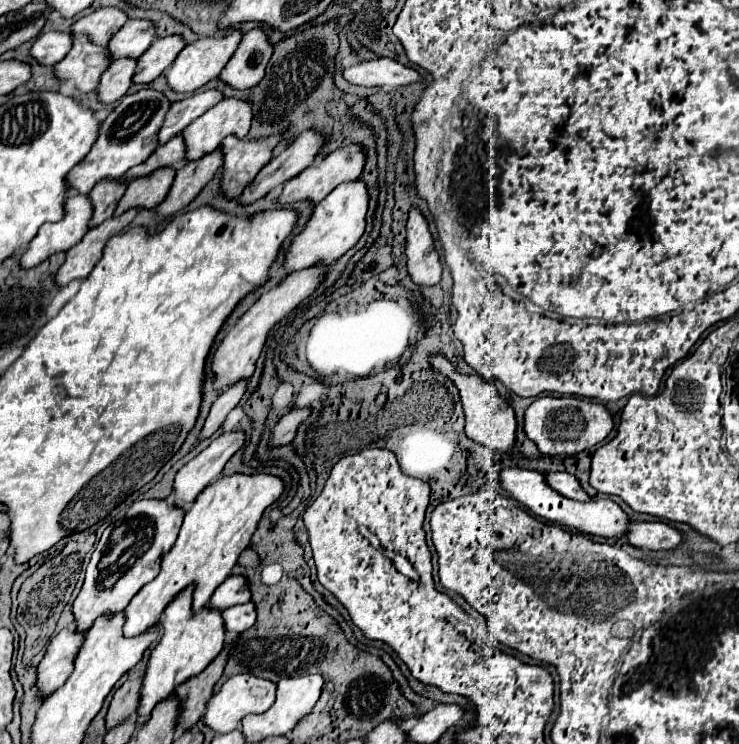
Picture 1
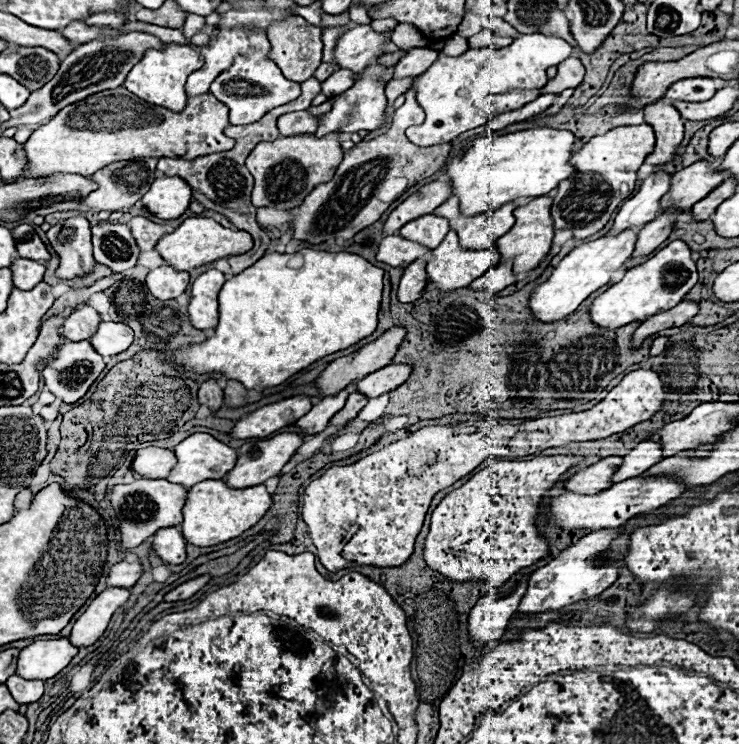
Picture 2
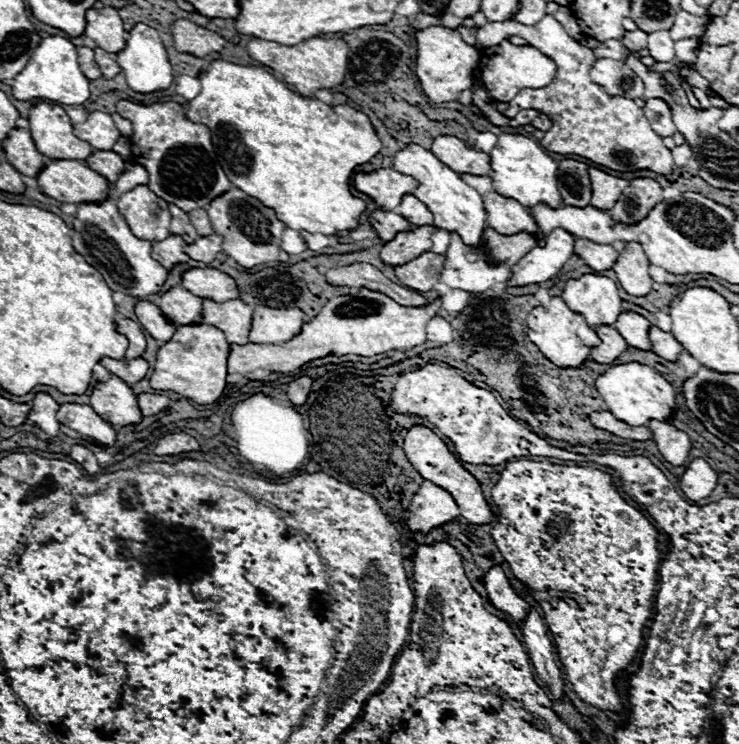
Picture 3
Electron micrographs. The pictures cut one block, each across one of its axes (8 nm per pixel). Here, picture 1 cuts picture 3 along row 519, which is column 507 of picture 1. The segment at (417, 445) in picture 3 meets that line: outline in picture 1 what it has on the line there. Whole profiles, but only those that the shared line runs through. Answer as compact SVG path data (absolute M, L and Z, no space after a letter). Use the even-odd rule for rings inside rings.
M504 466L498 472L502 488L520 504L524 504L528 510L532 510L536 516L542 516L548 522L554 524L562 524L568 526L570 530L578 530L584 534L592 534L592 536L604 536L604 538L622 538L626 536L626 532L630 530L630 518L628 514L610 498L602 498L602 500L588 500L588 502L576 502L570 498L564 498L562 494L558 494L556 490L552 490L544 478L542 472L536 470L526 470L526 468L518 468L518 466Z

